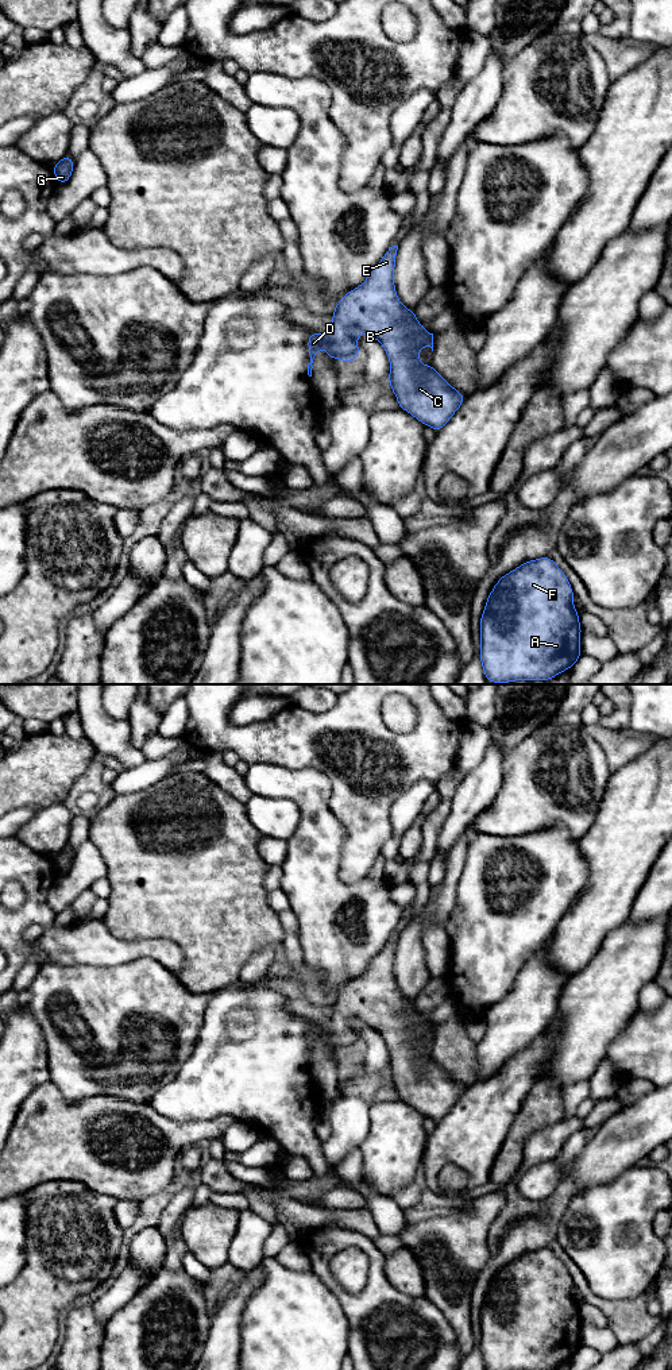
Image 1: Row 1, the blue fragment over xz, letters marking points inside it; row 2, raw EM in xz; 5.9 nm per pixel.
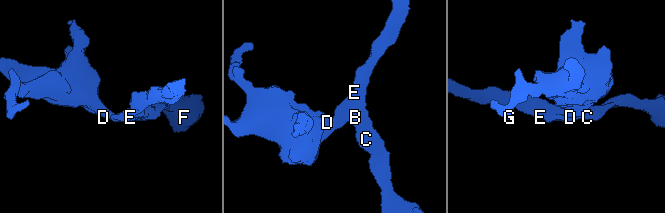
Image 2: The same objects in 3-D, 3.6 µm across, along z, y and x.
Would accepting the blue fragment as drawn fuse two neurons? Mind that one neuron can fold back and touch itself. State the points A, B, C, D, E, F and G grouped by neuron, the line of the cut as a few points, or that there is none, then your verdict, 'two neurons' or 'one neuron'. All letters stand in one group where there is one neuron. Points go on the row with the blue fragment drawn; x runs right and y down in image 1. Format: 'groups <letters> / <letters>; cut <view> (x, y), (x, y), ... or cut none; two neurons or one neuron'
groups A B C D E F G; cut none; one neuron

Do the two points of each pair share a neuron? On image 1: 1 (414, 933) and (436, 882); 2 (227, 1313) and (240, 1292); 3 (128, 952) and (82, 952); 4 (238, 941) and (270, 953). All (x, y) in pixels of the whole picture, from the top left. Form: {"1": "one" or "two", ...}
{"1": "two", "2": "one", "3": "one", "4": "two"}

